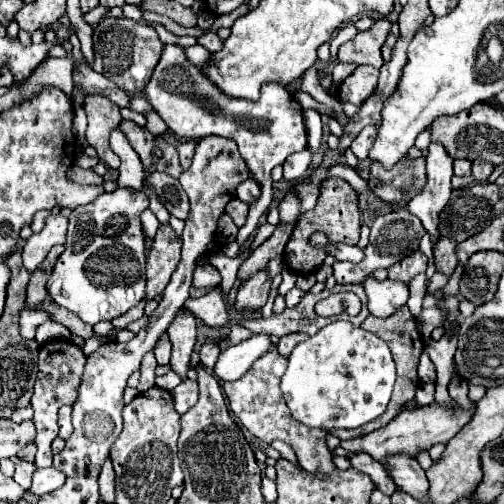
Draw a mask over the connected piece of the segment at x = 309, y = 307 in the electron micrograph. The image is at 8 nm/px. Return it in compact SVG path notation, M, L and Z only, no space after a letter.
M324 290L322 294L308 292L298 306L284 308L282 314L272 314L270 318L240 318L238 324L252 330L254 334L266 332L266 334L274 334L278 338L292 334L292 332L304 332L308 336L314 336L318 330L322 330L332 320L336 320L336 318L320 318L314 312L316 302L320 302L322 298L326 298L330 294L332 294L330 290Z

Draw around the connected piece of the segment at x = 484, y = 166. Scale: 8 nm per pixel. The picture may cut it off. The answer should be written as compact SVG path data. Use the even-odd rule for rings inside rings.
M474 160L472 162L472 176L476 182L486 182L486 178L492 174L494 164L486 162L486 160Z

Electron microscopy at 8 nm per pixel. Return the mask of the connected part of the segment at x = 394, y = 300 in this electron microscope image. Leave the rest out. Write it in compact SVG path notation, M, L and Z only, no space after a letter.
M368 276L364 280L364 288L368 294L368 310L374 316L390 316L394 314L398 308L402 308L408 300L408 290L404 282L392 282L392 280L374 280L372 276Z

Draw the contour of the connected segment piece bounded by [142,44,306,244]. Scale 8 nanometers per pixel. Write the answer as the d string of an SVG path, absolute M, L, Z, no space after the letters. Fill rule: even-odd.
M178 44L164 46L162 58L156 64L150 82L144 86L142 96L162 116L172 134L190 140L200 140L204 136L216 134L232 138L238 144L240 156L244 158L252 178L260 184L260 198L250 204L246 224L236 236L236 242L244 244L256 230L260 218L266 214L272 202L270 170L278 164L284 164L290 154L306 148L306 126L302 118L302 106L294 100L290 92L286 92L284 86L276 82L264 84L260 88L258 100L232 98L224 94L214 82L210 84L210 78L202 72L202 68L190 64L184 48Z

